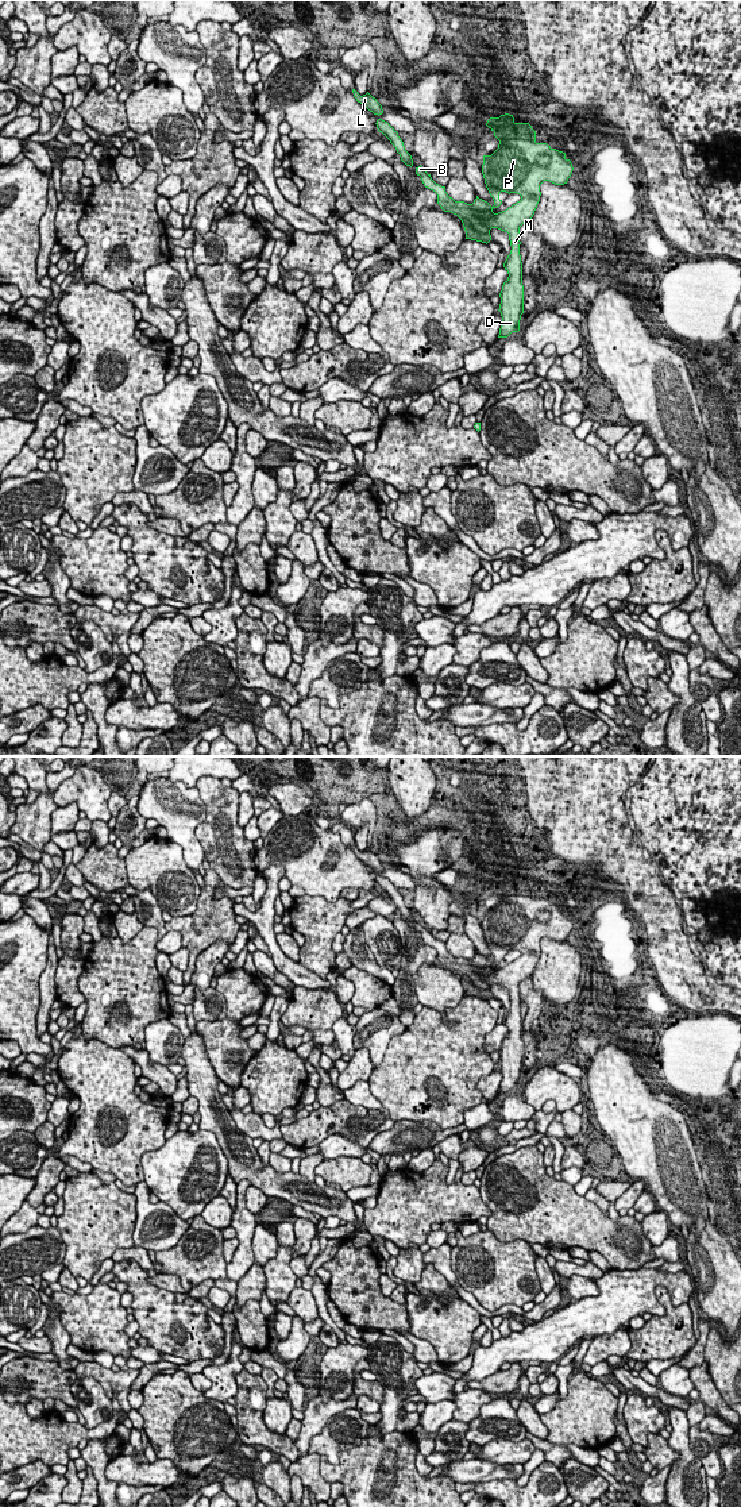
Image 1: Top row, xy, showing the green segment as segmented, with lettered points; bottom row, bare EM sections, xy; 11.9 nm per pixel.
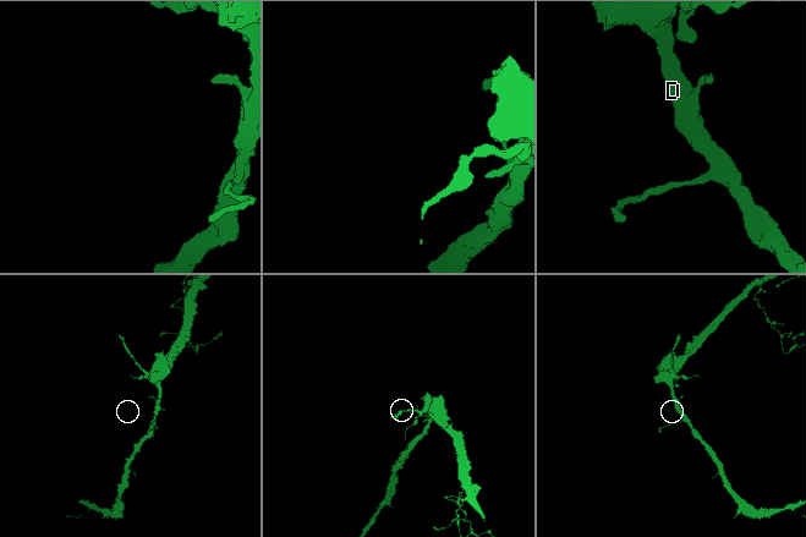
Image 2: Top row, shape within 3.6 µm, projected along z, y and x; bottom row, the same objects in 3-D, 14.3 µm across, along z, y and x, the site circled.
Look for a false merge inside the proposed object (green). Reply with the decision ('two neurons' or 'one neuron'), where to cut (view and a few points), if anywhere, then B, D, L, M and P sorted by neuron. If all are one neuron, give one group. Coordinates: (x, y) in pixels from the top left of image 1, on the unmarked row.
one neuron; cut none; groups B D L M P

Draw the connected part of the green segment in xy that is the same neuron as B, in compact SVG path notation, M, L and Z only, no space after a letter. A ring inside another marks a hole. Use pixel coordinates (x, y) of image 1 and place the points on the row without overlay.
M513 871L490 874L486 882L499 897L498 905L491 911L483 911L482 921L486 944L494 956L493 963L478 952L472 960L455 957L445 948L445 943L436 940L421 921L416 924L416 930L421 933L425 944L437 951L441 966L462 976L466 995L487 1001L491 997L491 984L509 990L512 1006L503 1020L509 1033L502 1041L498 1065L502 1072L498 1094L507 1094L512 1088L520 1087L524 1069L520 983L534 971L541 952L540 941L544 937L555 941L567 940L574 924L566 909L547 899L537 899L532 882L516 879ZM501 948L517 949L521 956L506 967L494 970L493 966L502 960Z

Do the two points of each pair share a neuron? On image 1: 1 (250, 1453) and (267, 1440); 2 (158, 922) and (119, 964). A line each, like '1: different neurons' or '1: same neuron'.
1: different neurons
2: different neurons

